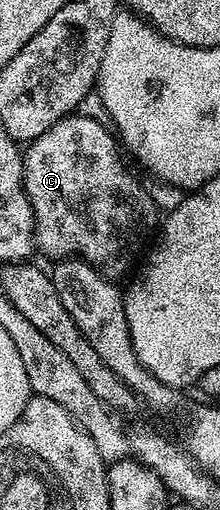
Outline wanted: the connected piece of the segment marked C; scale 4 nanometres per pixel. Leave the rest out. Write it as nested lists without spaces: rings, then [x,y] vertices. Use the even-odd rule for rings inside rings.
[[[74,112],[68,118],[60,118],[55,125],[47,128],[47,132],[43,132],[43,136],[39,136],[24,147],[21,163],[23,164],[25,194],[33,209],[33,240],[40,253],[42,250],[47,257],[53,258],[52,260],[71,257],[82,258],[87,265],[94,266],[101,275],[110,280],[118,280],[117,278],[123,277],[128,272],[129,265],[136,260],[137,253],[140,252],[141,245],[145,242],[145,217],[149,214],[149,194],[141,187],[140,180],[125,167],[120,153],[122,154],[122,151],[119,149],[118,141],[111,133],[110,127],[104,121],[89,118],[80,112]]]

